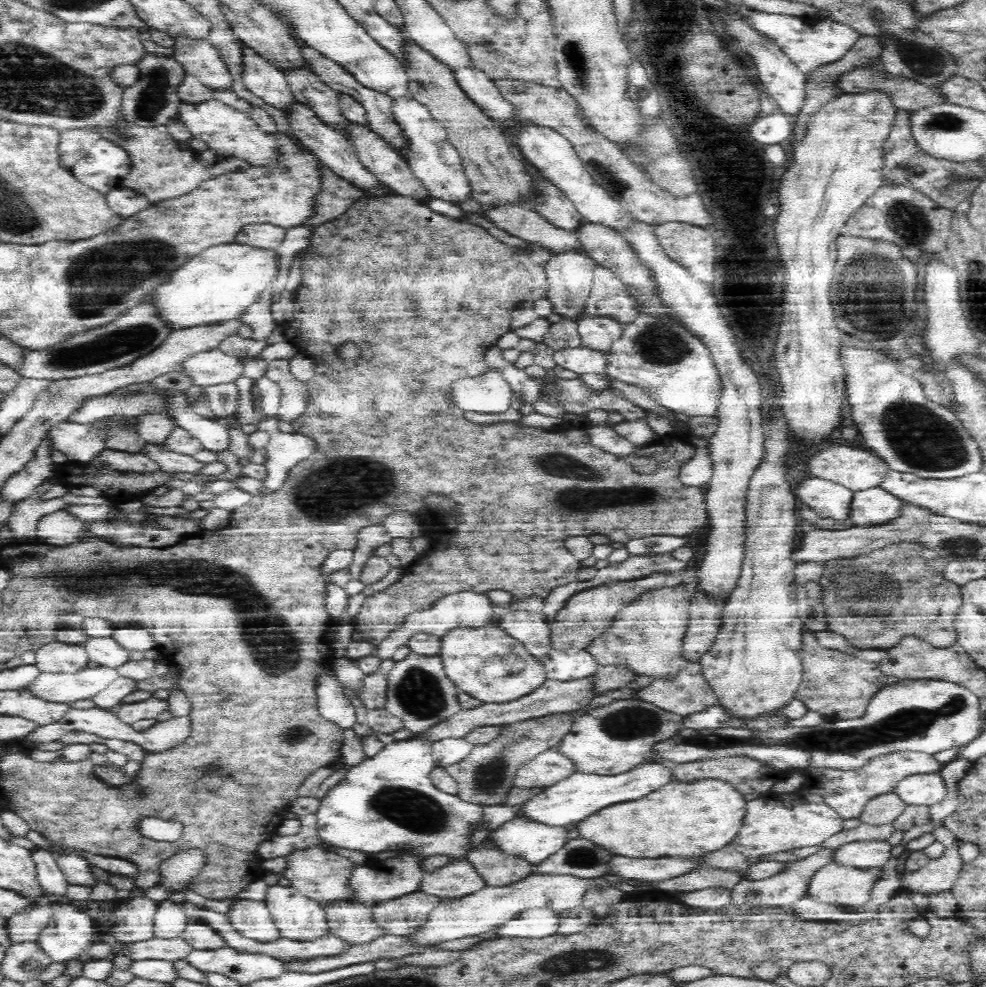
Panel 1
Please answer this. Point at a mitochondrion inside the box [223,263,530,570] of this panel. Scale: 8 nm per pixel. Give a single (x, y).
(331, 492)

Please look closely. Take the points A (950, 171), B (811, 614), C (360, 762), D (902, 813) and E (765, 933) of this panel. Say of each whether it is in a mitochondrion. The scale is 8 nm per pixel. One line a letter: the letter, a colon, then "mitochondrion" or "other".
A: other
B: mitochondrion
C: other
D: other
E: mitochondrion

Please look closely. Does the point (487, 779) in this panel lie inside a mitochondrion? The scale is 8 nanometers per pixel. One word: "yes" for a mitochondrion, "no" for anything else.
yes

